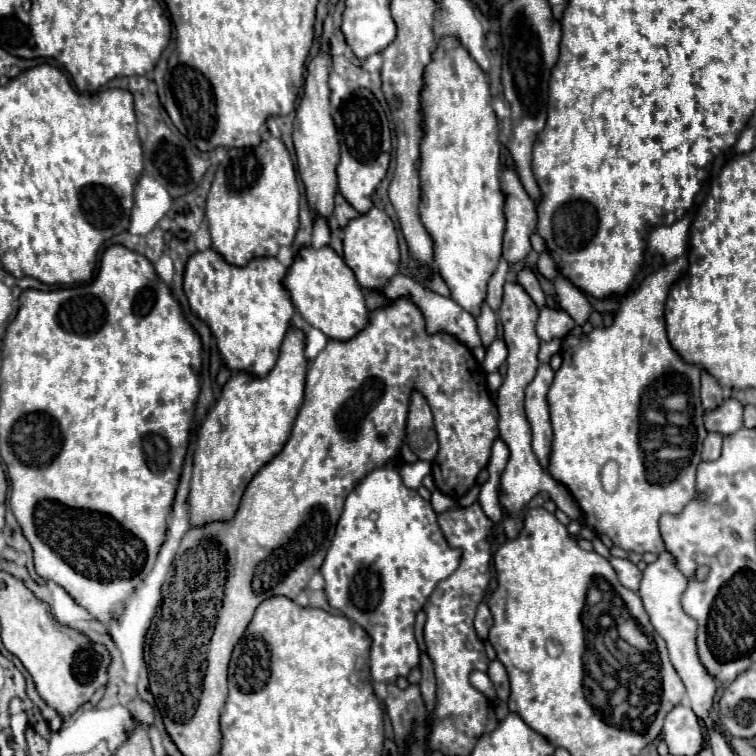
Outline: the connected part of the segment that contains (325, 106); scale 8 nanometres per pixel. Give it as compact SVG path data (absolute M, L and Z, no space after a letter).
M320 44L320 52L310 60L308 64L308 76L304 80L304 96L300 100L300 106L296 108L294 118L294 148L298 156L298 170L306 184L308 202L316 216L330 218L334 210L334 194L338 190L336 180L336 166L340 160L340 146L338 146L338 134L334 120L330 116L330 88L328 88L328 44Z

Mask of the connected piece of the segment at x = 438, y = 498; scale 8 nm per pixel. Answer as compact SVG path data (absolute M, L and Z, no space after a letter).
M434 490L434 492L432 492L432 508L434 508L436 514L446 512L452 504L454 504L454 500L448 498L448 496L444 496L440 490Z

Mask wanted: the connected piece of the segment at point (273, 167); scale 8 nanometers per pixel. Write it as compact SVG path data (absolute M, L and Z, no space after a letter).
M264 130L262 142L254 148L230 148L224 162L220 162L212 188L206 200L206 218L212 236L212 248L224 256L226 262L242 266L258 256L276 256L282 246L292 246L298 230L300 188L292 158L280 138Z

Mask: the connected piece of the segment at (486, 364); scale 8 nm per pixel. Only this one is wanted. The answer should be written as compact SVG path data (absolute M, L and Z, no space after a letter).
M494 340L492 346L486 350L486 358L484 358L484 362L482 362L484 372L490 374L490 372L498 370L500 364L504 364L506 354L508 354L508 352L506 352L506 344L504 344L504 340Z

